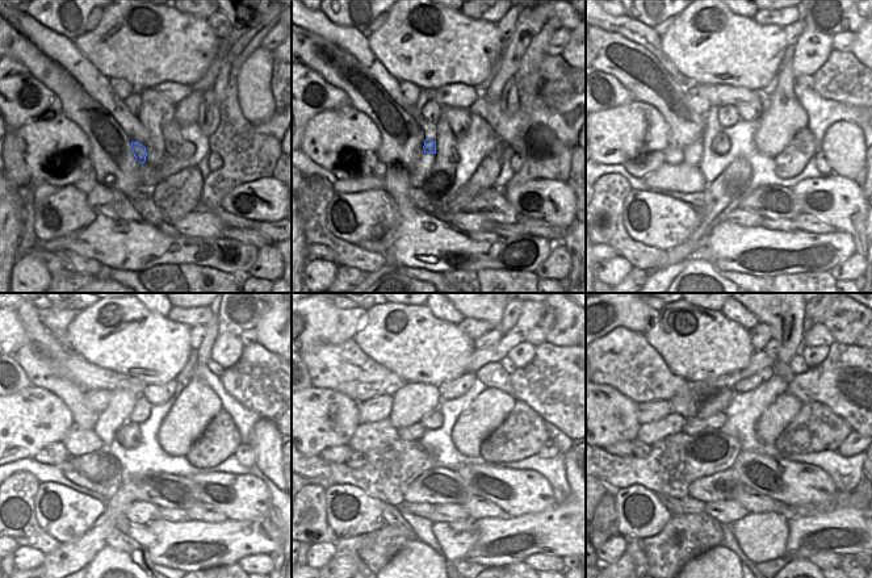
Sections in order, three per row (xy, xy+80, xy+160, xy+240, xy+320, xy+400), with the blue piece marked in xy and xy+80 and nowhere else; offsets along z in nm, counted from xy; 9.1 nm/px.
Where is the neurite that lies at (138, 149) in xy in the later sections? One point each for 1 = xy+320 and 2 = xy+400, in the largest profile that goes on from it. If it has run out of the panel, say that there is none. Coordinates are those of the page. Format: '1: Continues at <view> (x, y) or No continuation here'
1: Continues at xy+320 (415, 432)
2: Continues at xy+400 (691, 426).

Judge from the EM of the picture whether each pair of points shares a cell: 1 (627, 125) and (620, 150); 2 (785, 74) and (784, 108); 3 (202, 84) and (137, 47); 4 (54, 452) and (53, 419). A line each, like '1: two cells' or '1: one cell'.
1: one cell
2: one cell
3: two cells
4: two cells

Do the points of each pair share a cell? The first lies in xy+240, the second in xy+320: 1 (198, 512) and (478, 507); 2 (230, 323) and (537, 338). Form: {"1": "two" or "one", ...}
{"1": "one", "2": "two"}

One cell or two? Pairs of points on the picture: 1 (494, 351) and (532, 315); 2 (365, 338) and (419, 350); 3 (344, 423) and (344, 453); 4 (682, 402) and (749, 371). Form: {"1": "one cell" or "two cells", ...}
{"1": "one cell", "2": "one cell", "3": "two cells", "4": "one cell"}

